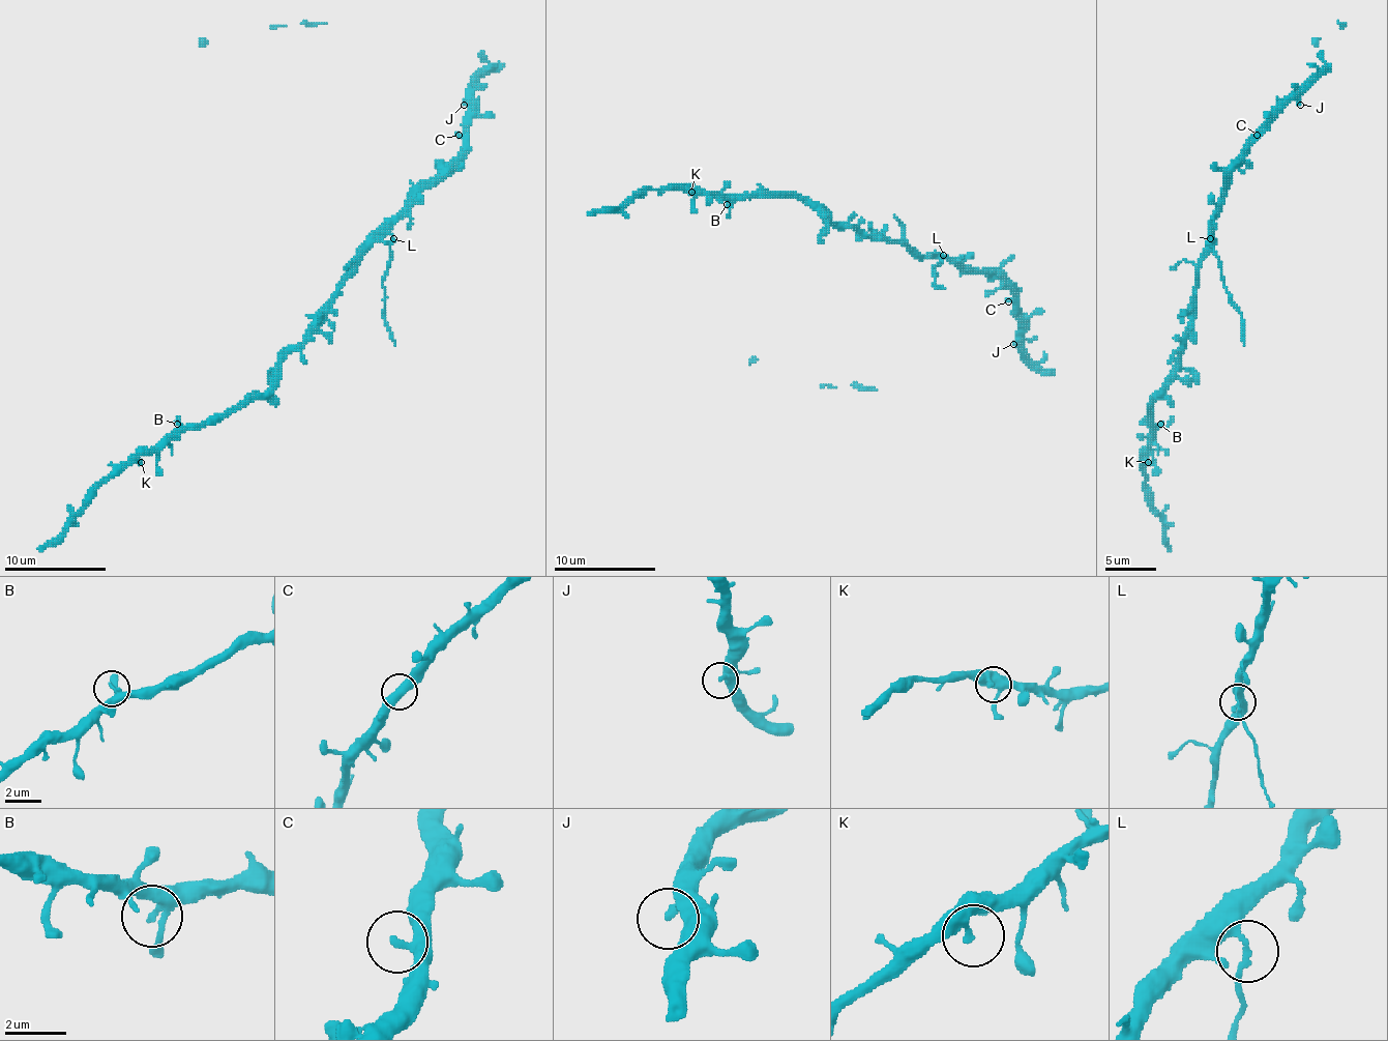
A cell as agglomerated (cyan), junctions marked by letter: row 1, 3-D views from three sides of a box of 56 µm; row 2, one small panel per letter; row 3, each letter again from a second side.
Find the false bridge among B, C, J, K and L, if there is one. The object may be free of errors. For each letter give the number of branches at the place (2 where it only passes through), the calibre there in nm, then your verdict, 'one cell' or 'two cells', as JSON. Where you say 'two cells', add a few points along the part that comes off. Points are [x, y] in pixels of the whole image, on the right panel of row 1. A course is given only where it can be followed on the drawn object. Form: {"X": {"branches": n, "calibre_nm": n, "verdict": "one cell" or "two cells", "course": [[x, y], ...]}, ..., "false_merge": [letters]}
{"B": {"branches": 3, "calibre_nm": 200, "verdict": "one cell"}, "C": {"branches": 2, "calibre_nm": 240, "verdict": "one cell"}, "J": {"branches": 1, "calibre_nm": 200, "verdict": "one cell"}, "K": {"branches": 2, "calibre_nm": 320, "verdict": "one cell"}, "L": {"branches": 2, "calibre_nm": 170, "verdict": "two cells", "course": [[1211, 239], [1229, 302], [1241, 315], [1244, 345]]}, "false_merge": ["L"]}

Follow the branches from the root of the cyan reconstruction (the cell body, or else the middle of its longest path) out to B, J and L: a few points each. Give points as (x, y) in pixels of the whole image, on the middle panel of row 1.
B: (927, 258), (907, 242), (864, 237), (840, 228), (814, 202), (793, 195), (752, 195), (727, 204)
J: (927, 258), (950, 258), (963, 265), (993, 273), (1013, 293), (1013, 316), (1019, 321), (1019, 339), (1013, 344)
L: (927, 258), (935, 253), (942, 255)

